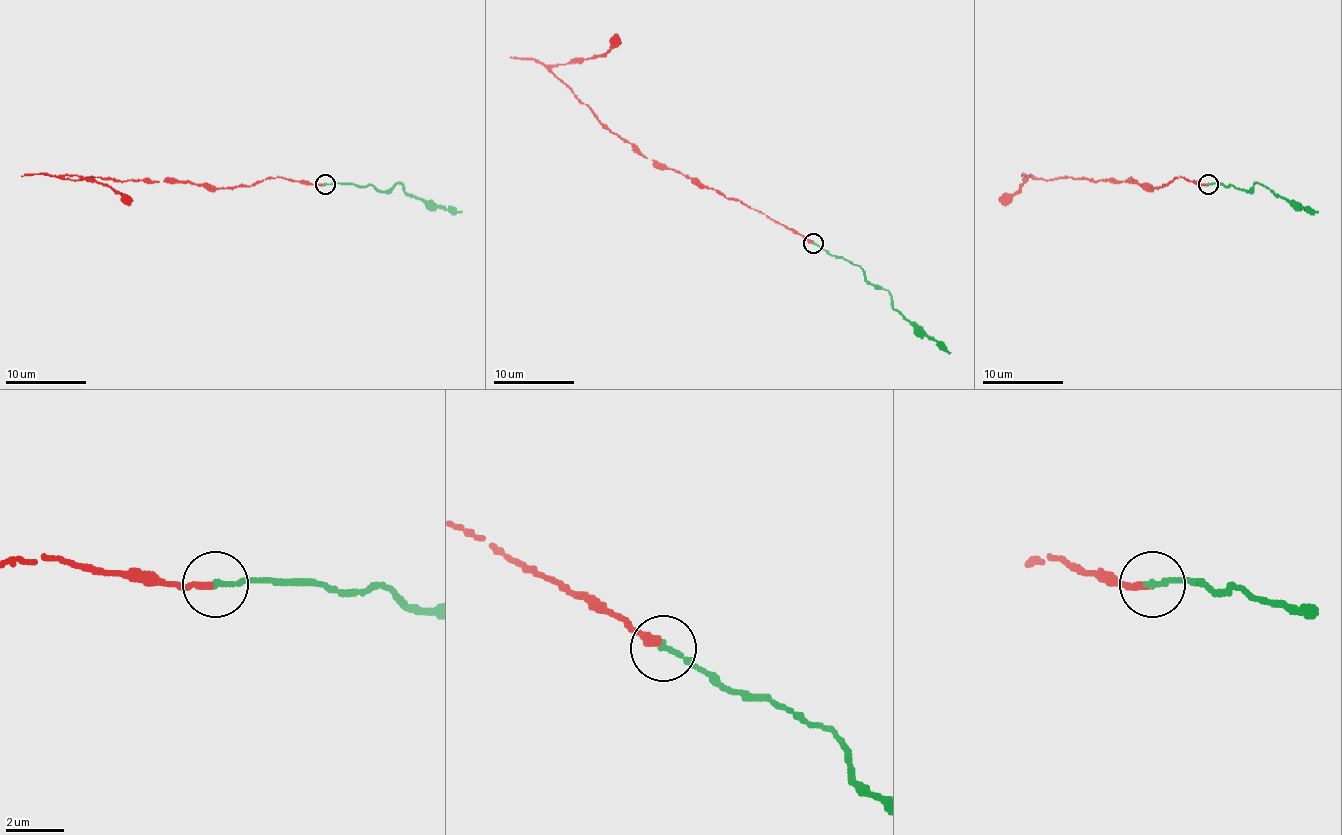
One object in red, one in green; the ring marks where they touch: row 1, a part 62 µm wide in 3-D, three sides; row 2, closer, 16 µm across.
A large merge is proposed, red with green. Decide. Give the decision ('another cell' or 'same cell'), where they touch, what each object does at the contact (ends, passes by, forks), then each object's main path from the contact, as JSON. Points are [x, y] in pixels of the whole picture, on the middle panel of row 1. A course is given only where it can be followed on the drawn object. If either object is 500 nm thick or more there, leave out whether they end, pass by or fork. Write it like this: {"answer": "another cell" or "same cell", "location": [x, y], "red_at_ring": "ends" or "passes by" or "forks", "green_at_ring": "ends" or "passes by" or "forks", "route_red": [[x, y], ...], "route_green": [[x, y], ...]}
{"answer": "same cell", "location": [813, 243], "red_at_ring": "ends", "green_at_ring": "ends", "route_red": [[812, 242], [739, 200], [662, 169], [612, 133], [550, 69], [600, 56], [618, 34]], "route_green": [[814, 244], [858, 266], [872, 284], [888, 292], [894, 308], [951, 353]]}

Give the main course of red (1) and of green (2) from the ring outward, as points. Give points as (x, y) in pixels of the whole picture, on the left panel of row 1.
1: (323, 184), (281, 176), (251, 186), (210, 188), (192, 182), (61, 176), (77, 174), (112, 186), (130, 201)
2: (325, 184), (369, 184), (384, 190), (400, 182), (406, 192), (462, 211)

